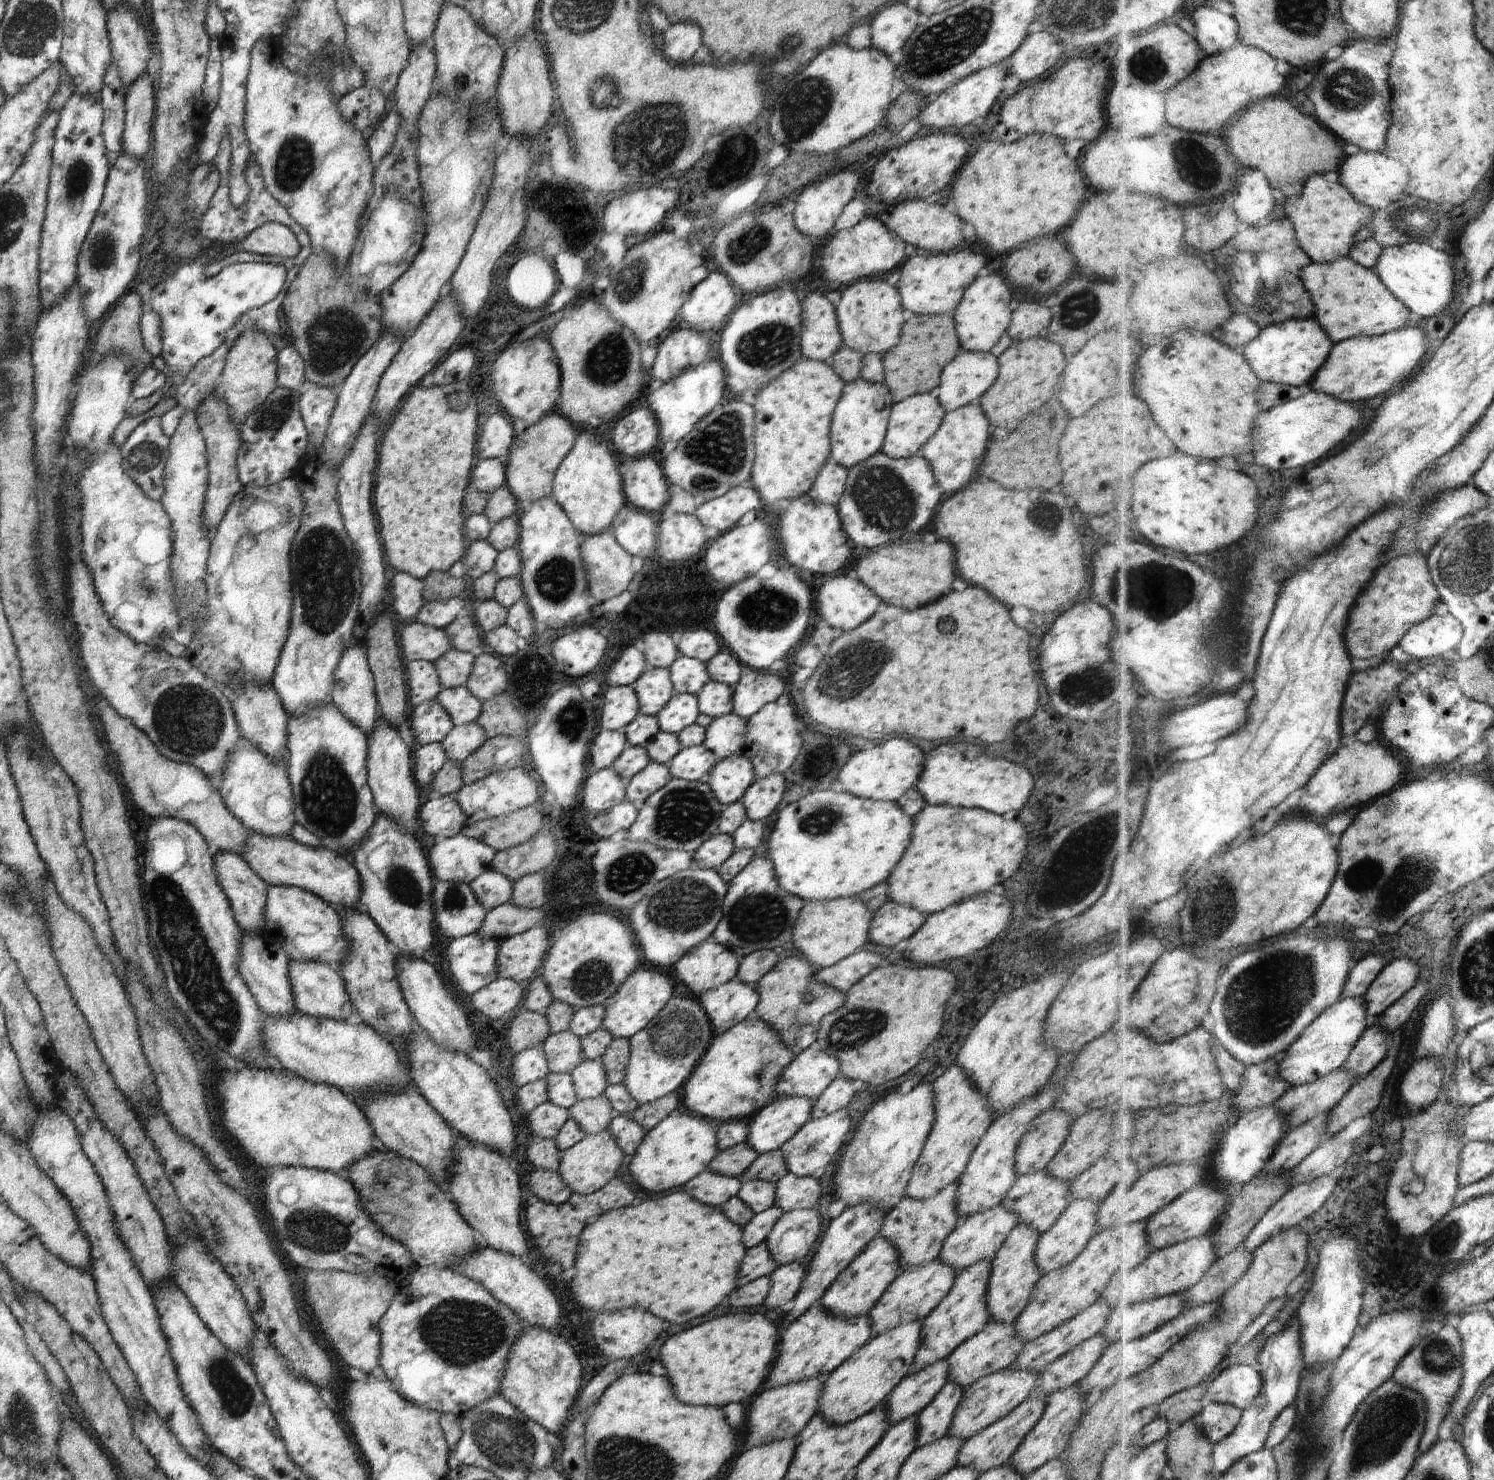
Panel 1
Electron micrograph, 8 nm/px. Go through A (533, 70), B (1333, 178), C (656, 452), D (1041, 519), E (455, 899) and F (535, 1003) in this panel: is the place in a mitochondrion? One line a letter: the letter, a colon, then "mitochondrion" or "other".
A: other
B: other
C: other
D: mitochondrion
E: mitochondrion
F: other

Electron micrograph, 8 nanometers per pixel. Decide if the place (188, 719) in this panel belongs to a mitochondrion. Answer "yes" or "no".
yes

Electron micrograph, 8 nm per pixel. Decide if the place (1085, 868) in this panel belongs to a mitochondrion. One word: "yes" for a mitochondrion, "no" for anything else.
yes

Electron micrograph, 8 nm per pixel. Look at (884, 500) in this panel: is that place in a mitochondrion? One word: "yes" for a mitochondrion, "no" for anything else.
yes

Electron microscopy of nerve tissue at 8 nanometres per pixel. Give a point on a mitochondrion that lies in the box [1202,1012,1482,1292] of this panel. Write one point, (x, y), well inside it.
(1445, 1239)

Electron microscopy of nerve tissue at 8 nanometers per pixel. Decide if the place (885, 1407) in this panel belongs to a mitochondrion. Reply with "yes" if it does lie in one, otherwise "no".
no

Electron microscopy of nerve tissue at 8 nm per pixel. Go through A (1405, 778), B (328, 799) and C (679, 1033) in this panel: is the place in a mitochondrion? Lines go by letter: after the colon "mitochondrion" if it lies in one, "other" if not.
A: other
B: mitochondrion
C: mitochondrion

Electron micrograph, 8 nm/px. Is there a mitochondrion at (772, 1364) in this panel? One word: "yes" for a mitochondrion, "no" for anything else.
no

